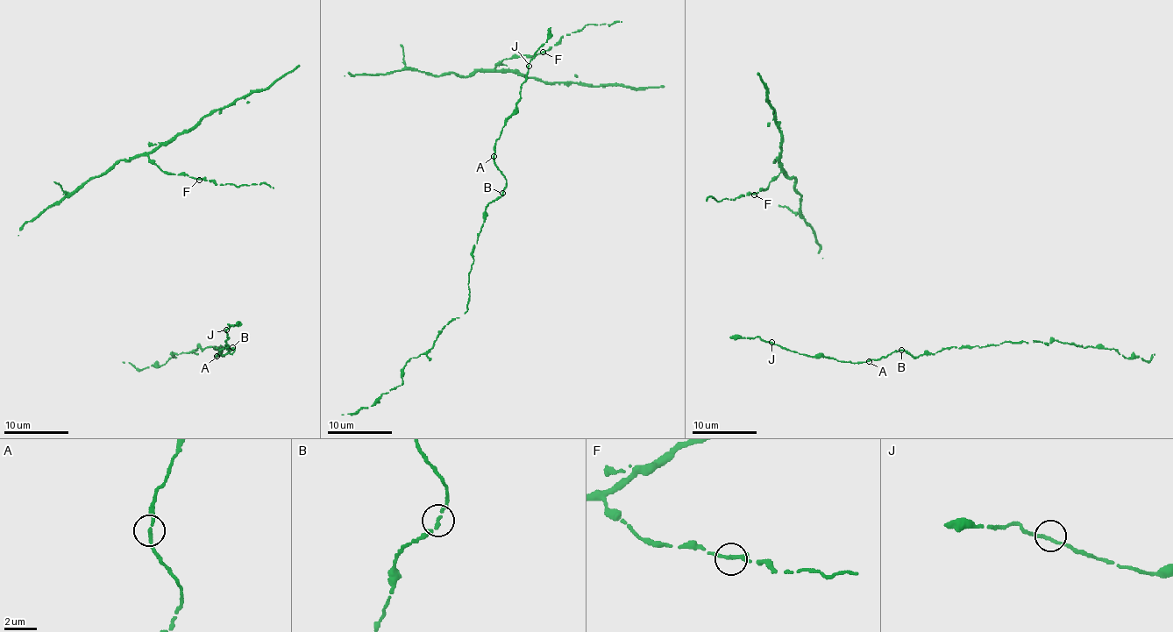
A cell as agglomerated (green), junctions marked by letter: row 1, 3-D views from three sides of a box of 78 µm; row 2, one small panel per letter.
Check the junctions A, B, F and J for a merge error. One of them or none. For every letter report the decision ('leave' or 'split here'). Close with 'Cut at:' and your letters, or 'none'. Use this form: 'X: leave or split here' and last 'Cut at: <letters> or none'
A: leave
B: leave
F: leave
J: leave
Cut at: none

